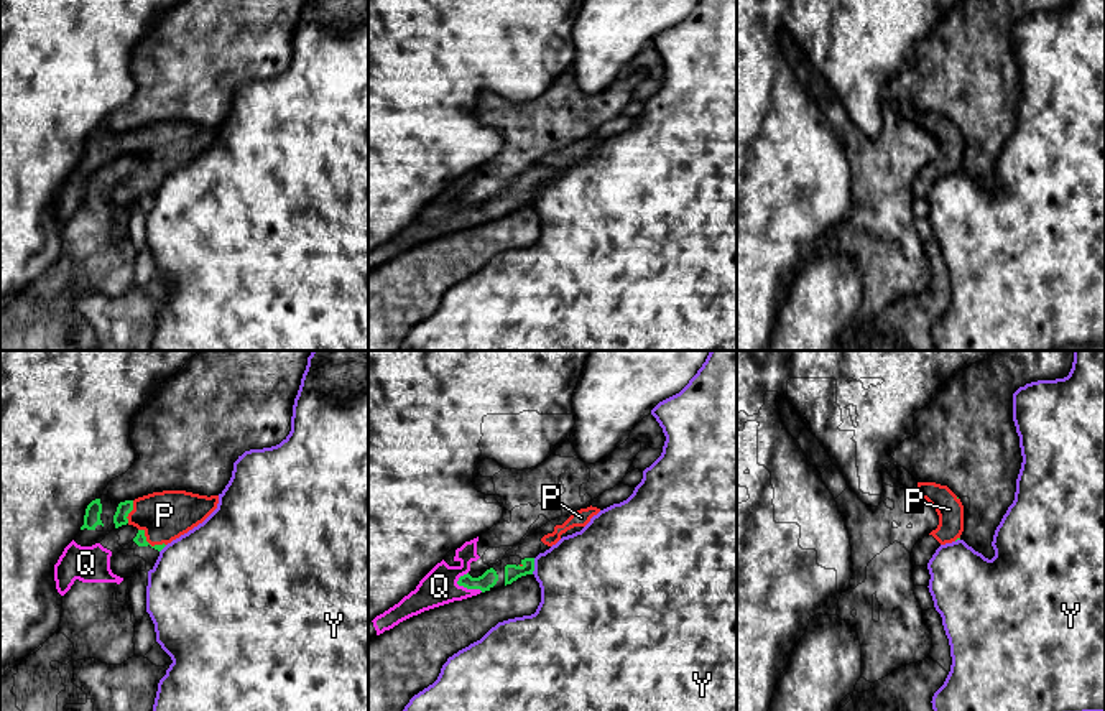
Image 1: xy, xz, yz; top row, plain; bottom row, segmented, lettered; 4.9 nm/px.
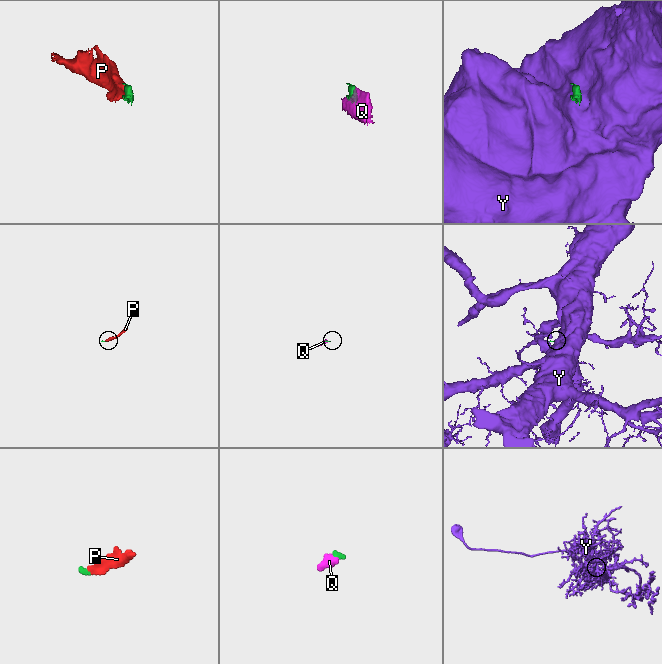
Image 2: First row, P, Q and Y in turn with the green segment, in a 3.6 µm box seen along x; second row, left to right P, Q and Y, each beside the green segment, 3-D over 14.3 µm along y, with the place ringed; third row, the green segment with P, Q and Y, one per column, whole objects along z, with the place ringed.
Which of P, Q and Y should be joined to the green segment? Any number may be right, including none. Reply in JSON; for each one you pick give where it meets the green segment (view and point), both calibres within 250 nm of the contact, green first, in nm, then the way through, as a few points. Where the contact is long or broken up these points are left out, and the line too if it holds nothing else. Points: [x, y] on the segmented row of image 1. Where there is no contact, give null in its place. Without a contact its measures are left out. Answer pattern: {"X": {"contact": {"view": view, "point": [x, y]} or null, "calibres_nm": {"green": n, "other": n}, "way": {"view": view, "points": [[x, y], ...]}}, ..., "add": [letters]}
{"P": {"contact": {"view": "xy", "point": [148, 543]}, "calibres_nm": {"green": 60, "other": 240}, "way": {"view": "xy", "points": [[140, 539], [148, 543], [165, 515]]}}, "Q": {"contact": {"view": "xz", "point": [469, 588]}, "calibres_nm": {"green": 80, "other": 180}, "way": {"view": "xz", "points": [[489, 578], [469, 588], [439, 586]]}}, "add": ["P", "Q"]}

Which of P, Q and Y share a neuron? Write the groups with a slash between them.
P Q / Y

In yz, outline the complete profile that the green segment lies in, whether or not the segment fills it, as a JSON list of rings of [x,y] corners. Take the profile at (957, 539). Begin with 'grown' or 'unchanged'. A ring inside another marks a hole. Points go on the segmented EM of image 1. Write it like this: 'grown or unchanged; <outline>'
grown; [[[918,482],[916,492],[926,499],[939,515],[939,525],[932,535],[941,545],[960,540],[964,532],[964,505],[947,487],[936,482]]]

